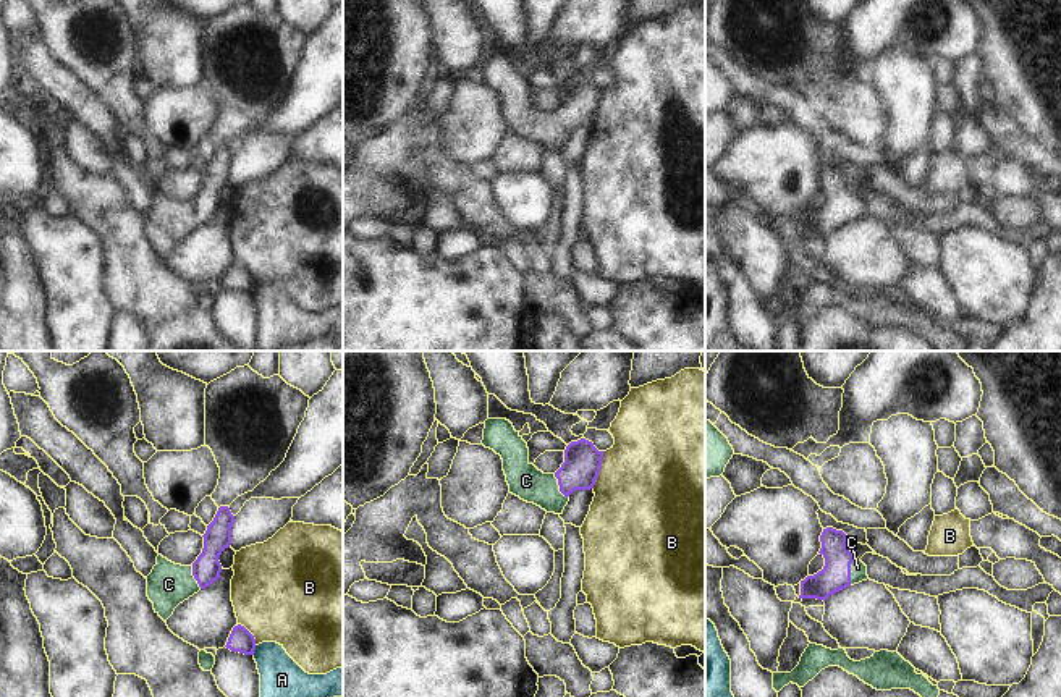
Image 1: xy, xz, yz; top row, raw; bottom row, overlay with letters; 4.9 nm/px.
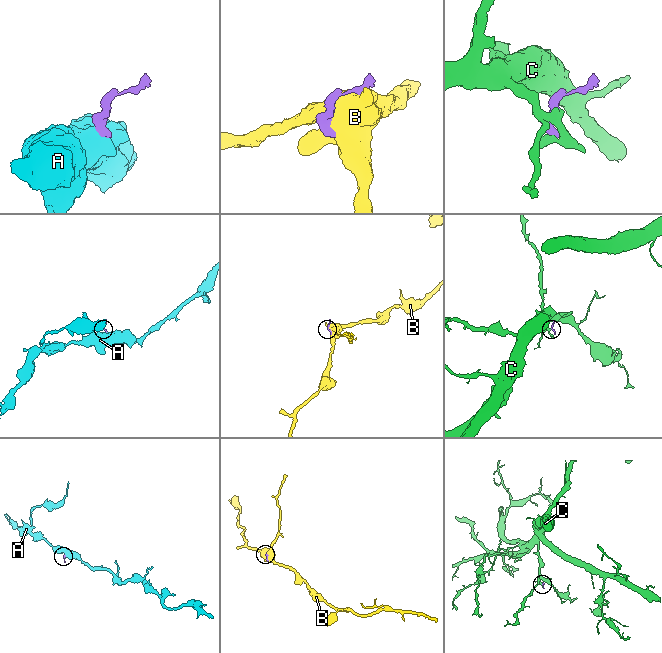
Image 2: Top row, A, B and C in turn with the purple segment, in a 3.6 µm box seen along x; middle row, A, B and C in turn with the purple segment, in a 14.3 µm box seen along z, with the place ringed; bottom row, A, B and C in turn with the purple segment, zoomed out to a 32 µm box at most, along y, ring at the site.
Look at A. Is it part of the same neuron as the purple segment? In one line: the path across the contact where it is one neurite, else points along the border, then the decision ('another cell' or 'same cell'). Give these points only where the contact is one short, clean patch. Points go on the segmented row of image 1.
border along xy (256, 646), (253, 654); another cell

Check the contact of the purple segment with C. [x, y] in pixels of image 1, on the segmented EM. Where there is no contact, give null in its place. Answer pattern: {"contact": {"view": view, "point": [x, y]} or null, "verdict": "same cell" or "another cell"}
{"contact": {"view": "yz", "point": [849, 571]}, "verdict": "same cell"}

